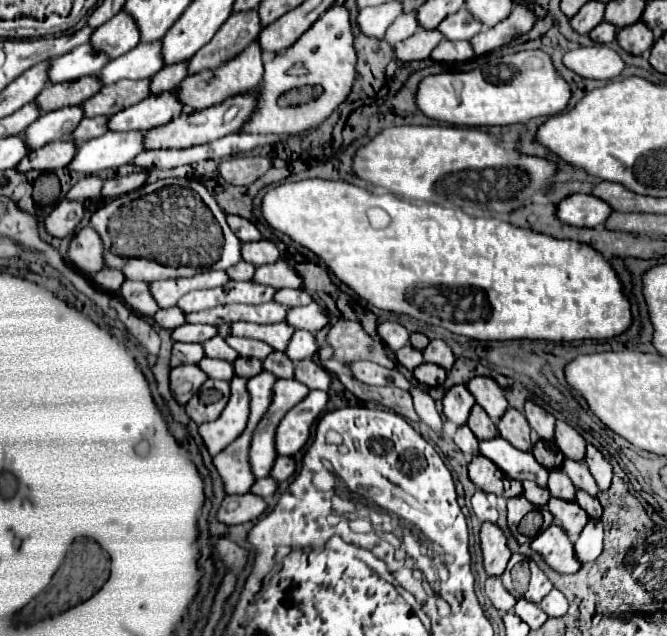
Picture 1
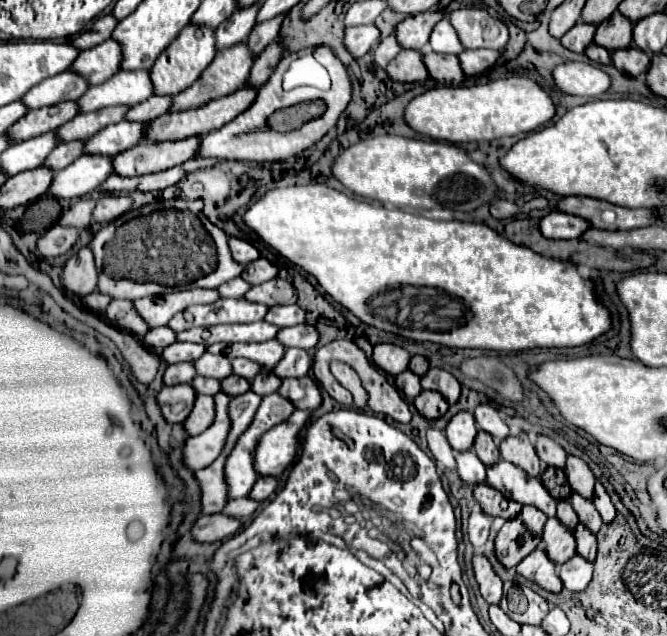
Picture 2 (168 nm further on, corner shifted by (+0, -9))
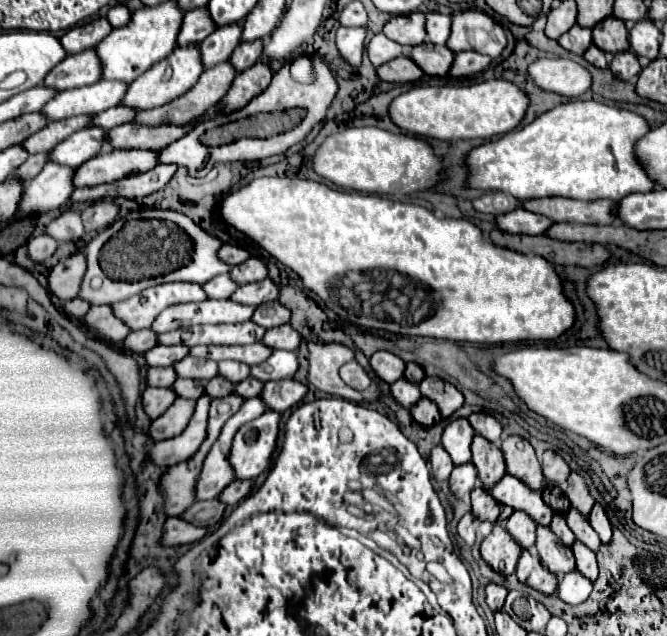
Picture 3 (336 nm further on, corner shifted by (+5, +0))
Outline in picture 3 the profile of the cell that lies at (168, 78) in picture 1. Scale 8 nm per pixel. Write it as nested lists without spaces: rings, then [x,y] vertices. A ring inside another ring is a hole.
[[[115,106],[115,108],[109,108],[109,110],[93,116],[93,120],[91,120],[89,126],[97,126],[97,128],[103,128],[103,130],[111,130],[115,126],[121,126],[121,124],[131,122],[133,116],[135,116],[133,110],[123,110],[121,106]]]

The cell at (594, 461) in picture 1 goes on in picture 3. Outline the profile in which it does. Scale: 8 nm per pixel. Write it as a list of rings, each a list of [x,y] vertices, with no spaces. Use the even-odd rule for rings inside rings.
[[[595,504],[595,506],[593,506],[593,514],[589,516],[589,524],[591,524],[593,530],[599,534],[599,538],[601,538],[603,544],[609,544],[609,542],[611,542],[613,526],[611,526],[605,510],[601,508],[601,504]]]

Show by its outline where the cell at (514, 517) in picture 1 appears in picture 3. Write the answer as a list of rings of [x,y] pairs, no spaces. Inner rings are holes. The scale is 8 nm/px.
[[[495,526],[493,532],[481,544],[483,560],[499,574],[509,576],[515,572],[517,560],[521,556],[521,546],[507,534],[503,526]]]

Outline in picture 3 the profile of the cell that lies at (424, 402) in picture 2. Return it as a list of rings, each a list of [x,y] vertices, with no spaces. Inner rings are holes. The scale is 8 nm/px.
[[[425,398],[421,402],[417,402],[417,406],[413,406],[411,410],[411,418],[423,426],[423,428],[429,428],[433,424],[437,424],[441,420],[441,414],[437,410],[437,406],[433,406],[433,402],[425,402]]]

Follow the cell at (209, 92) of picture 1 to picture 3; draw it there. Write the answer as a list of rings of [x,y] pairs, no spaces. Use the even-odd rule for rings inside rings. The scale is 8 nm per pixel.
[[[133,122],[121,124],[107,134],[107,144],[115,150],[153,150],[159,152],[181,134],[189,132],[191,126],[159,126],[159,128],[147,128],[147,126],[137,126]]]

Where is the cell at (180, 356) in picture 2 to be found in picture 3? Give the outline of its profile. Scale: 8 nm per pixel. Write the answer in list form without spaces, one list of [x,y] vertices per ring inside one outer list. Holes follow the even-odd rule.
[[[155,346],[145,354],[147,366],[173,366],[189,354],[185,346]]]

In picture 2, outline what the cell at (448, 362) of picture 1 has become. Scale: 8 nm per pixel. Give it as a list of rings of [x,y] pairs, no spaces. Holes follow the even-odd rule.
[[[430,367],[426,371],[426,375],[422,375],[420,381],[422,381],[424,389],[434,389],[434,391],[442,393],[448,403],[456,403],[458,397],[460,397],[458,379],[452,373],[440,369],[440,367]]]

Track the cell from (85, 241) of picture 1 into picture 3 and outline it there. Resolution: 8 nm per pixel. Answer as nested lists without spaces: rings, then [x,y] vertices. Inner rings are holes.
[[[73,254],[65,260],[61,260],[51,272],[49,272],[49,286],[47,290],[67,302],[77,298],[79,294],[79,286],[81,286],[81,278],[85,274],[85,256],[83,254]]]

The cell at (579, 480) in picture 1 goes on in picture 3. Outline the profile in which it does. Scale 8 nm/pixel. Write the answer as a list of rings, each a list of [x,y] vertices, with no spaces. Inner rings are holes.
[[[573,508],[569,510],[567,524],[573,530],[573,534],[577,536],[577,540],[583,542],[591,552],[597,552],[599,550],[601,540],[597,538],[597,532],[591,528],[591,524],[585,518],[581,518],[581,514],[577,514],[577,510],[573,510]]]

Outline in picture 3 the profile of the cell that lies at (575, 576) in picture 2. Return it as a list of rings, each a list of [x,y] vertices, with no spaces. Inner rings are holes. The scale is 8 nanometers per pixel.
[[[575,570],[575,574],[565,574],[565,578],[561,580],[561,584],[557,588],[557,596],[565,604],[577,606],[589,598],[591,590],[593,590],[593,584],[587,578],[581,578],[581,574],[577,574],[577,570]]]

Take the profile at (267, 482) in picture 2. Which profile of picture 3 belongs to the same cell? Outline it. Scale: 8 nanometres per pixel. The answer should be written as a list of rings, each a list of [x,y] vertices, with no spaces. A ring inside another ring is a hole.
[[[233,480],[229,486],[225,486],[225,490],[219,494],[219,500],[225,506],[235,506],[239,504],[251,490],[251,480]]]

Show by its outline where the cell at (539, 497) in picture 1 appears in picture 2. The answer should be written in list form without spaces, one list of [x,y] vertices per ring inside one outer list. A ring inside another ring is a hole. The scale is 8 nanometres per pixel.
[[[524,505],[524,507],[522,507],[522,513],[520,513],[520,519],[526,523],[526,527],[528,527],[528,531],[530,531],[532,535],[540,535],[548,517],[546,517],[538,507],[534,507],[534,505]]]

